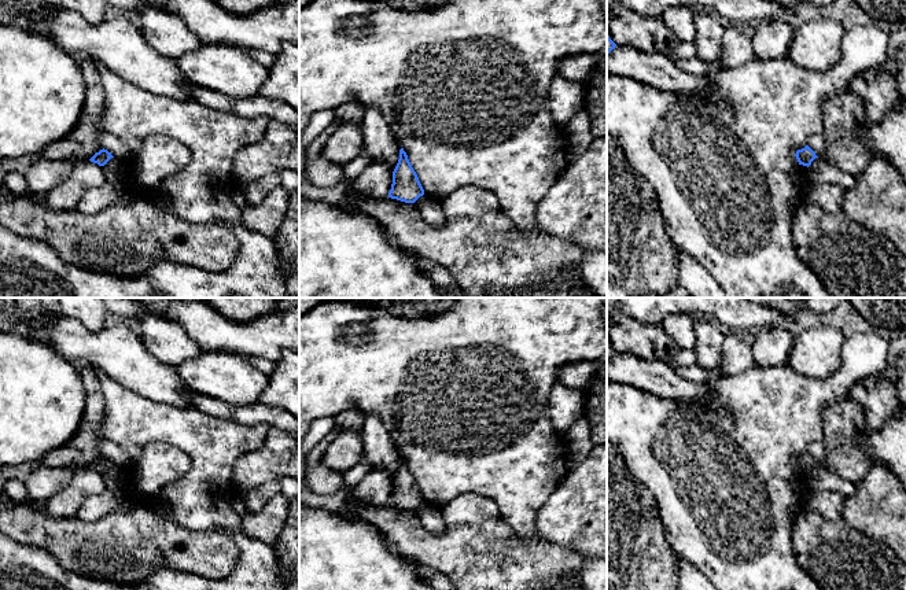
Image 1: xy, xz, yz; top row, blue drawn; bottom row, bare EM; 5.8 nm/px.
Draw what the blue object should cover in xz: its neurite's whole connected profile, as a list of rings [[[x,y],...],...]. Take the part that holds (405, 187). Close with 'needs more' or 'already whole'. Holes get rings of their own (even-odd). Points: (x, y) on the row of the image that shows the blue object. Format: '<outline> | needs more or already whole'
[[[401,148],[398,163],[393,172],[393,184],[388,198],[405,203],[415,203],[423,195],[424,189],[419,181],[419,177],[413,170],[406,152]]] | already whole

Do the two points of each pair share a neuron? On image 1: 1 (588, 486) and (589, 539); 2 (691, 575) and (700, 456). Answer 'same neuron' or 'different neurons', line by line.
1: same neuron
2: different neurons

